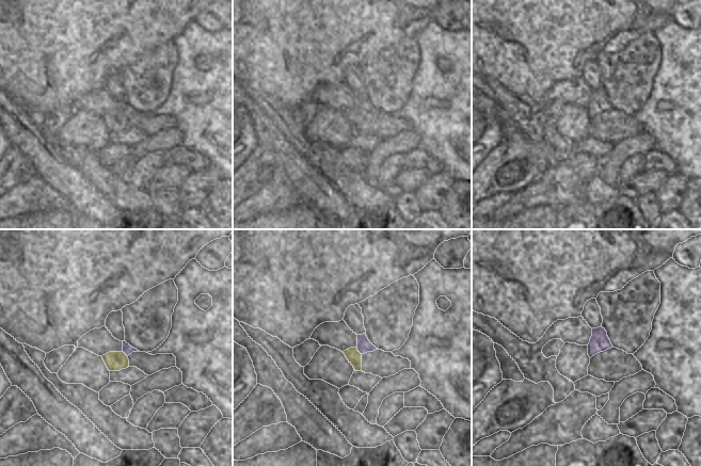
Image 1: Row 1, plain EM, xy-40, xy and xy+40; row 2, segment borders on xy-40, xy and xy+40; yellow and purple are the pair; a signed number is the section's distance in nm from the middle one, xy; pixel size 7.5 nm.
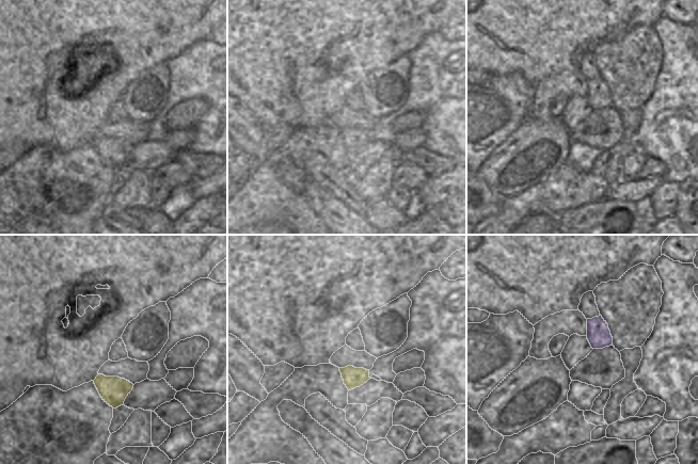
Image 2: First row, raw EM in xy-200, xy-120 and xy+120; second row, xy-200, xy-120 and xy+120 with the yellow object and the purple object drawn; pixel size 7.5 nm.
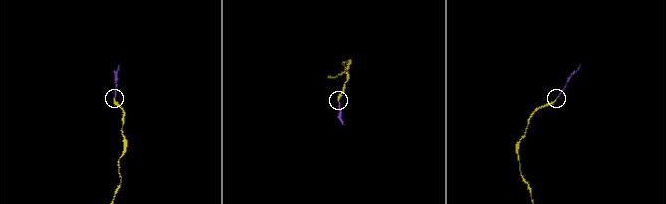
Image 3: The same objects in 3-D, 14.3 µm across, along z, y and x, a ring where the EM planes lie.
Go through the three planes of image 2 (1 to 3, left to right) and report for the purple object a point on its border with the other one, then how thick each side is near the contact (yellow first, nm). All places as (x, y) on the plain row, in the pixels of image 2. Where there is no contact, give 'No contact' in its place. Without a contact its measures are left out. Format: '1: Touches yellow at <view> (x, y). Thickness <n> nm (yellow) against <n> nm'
1: No contact
2: No contact
3: No contact.

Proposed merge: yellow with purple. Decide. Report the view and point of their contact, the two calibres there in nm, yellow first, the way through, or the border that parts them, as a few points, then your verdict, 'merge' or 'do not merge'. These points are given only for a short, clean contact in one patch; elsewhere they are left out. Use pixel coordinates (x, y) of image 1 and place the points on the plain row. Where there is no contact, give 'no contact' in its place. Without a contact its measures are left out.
xy (357, 112) | 100/110 nm | across xy (352, 115), (357, 112), (364, 107) | merge

